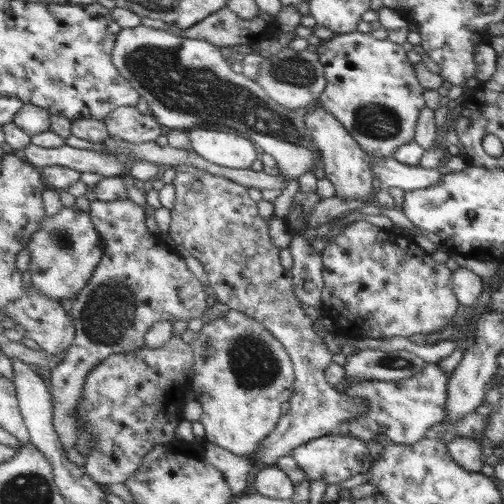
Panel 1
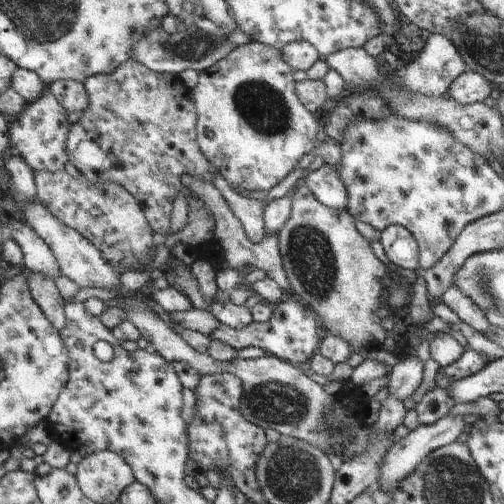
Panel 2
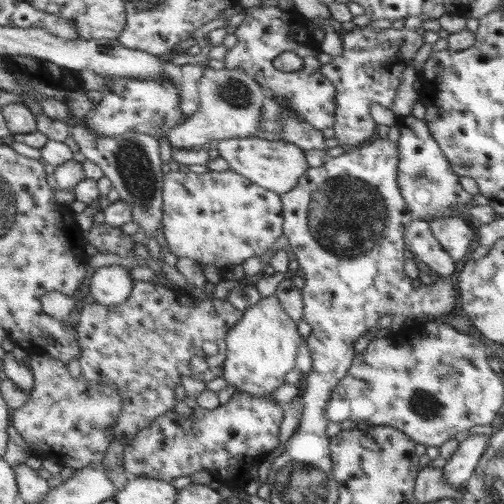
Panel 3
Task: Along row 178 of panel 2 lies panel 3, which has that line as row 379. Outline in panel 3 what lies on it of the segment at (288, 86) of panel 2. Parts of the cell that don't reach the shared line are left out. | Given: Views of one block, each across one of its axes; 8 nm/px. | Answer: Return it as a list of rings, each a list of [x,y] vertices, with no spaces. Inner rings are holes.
[[[277,296],[263,298],[259,304],[245,310],[245,318],[229,334],[229,356],[225,366],[225,382],[233,384],[237,392],[247,392],[255,398],[273,400],[273,392],[285,382],[285,374],[297,368],[303,336],[289,312],[283,308]]]

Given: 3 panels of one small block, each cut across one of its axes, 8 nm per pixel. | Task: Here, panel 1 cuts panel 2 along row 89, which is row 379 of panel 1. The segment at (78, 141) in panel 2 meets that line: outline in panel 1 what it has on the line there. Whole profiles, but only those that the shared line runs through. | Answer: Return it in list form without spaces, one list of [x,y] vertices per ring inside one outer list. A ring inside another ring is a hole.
[[[179,336],[163,348],[139,348],[127,354],[113,354],[89,372],[83,392],[85,420],[97,434],[97,450],[85,458],[85,468],[103,486],[129,482],[145,464],[145,456],[161,444],[177,438],[181,414],[189,400],[187,372],[195,366],[195,352]]]

